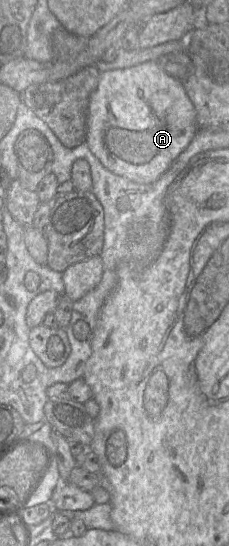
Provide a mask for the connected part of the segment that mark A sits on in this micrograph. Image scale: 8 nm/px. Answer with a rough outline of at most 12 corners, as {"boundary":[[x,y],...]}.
{"boundary":[[157,61],[100,73],[85,143],[140,184],[198,131]]}

